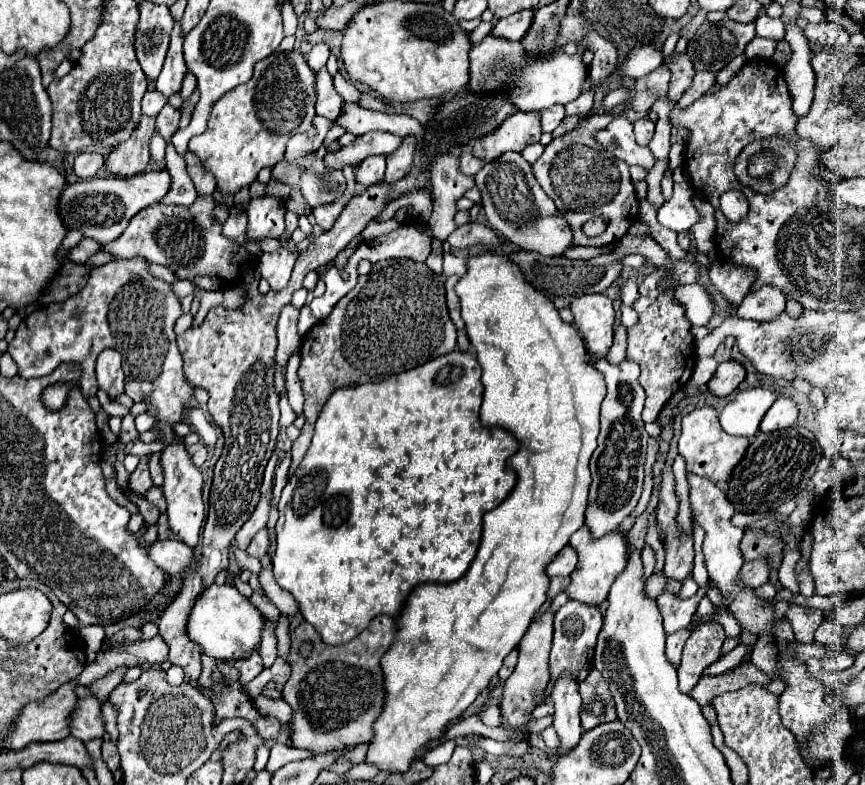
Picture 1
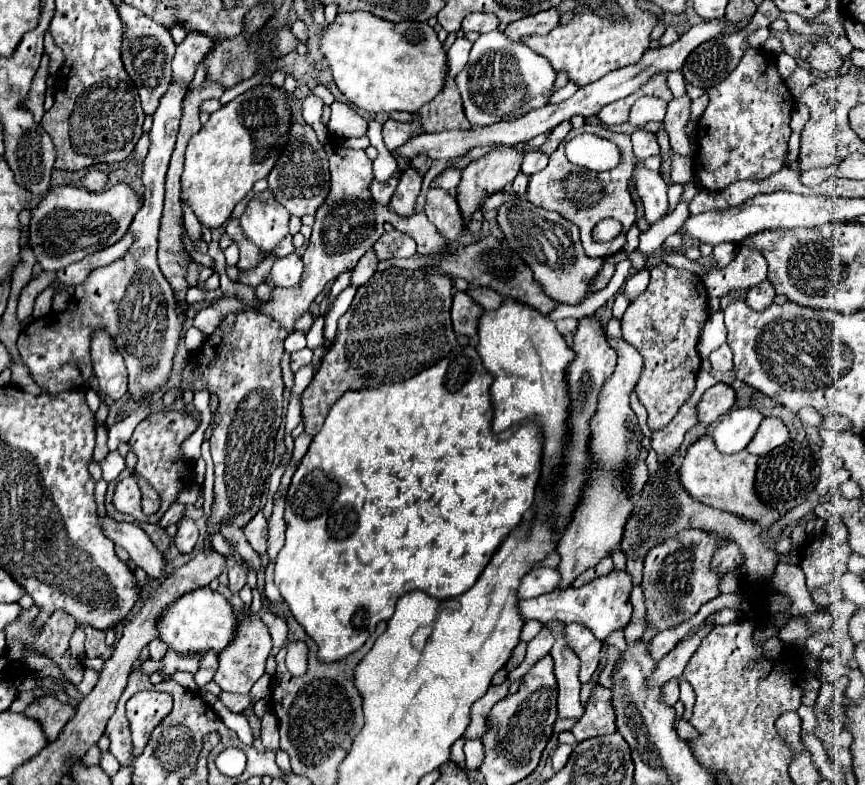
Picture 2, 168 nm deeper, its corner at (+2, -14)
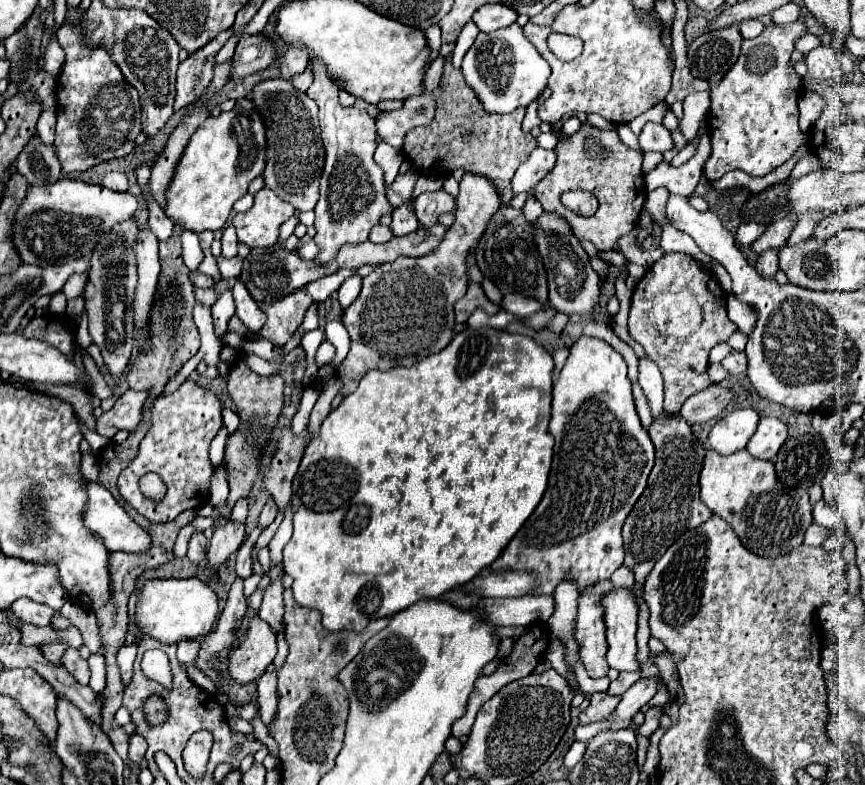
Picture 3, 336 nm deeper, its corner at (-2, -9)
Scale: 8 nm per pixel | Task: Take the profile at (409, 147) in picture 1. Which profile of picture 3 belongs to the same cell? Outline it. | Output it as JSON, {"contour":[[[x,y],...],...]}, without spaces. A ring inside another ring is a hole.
{"contour":[[[410,199],[408,203],[400,205],[394,209],[392,213],[392,223],[390,223],[390,231],[394,237],[402,237],[402,235],[410,235],[418,229],[418,219],[414,215],[414,199]]]}

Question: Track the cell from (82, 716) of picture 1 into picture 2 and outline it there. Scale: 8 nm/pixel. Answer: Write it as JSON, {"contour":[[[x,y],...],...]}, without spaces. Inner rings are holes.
{"contour":[[[42,696],[42,698],[34,700],[24,714],[32,716],[36,720],[42,720],[46,738],[50,742],[54,742],[58,738],[58,734],[62,732],[62,728],[72,720],[74,712],[76,712],[76,708],[70,708],[70,704],[62,704],[52,696]]]}

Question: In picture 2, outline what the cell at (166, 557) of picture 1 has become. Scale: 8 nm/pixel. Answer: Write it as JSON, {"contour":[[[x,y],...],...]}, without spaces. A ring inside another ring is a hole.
{"contour":[[[104,518],[100,524],[102,524],[102,532],[114,544],[120,544],[150,578],[164,576],[168,560],[152,544],[150,536],[140,526],[128,524],[128,522],[116,522],[112,518]]]}

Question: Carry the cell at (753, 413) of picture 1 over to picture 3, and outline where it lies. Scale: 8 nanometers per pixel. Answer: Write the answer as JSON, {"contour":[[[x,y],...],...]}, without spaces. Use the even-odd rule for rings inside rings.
{"contour":[[[734,409],[726,417],[718,419],[708,435],[708,445],[722,455],[736,453],[746,447],[758,425],[758,413],[754,409]]]}

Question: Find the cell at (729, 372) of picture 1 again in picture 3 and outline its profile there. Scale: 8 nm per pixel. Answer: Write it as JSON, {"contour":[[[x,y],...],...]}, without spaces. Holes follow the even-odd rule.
{"contour":[[[710,385],[708,389],[692,395],[680,409],[680,417],[684,417],[690,425],[706,423],[718,417],[726,405],[732,401],[732,391],[724,389],[722,385]]]}

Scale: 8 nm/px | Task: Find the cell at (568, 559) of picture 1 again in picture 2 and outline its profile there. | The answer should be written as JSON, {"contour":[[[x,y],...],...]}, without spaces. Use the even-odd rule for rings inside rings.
{"contour":[[[534,568],[528,572],[518,588],[520,598],[534,598],[540,594],[548,594],[558,588],[558,568]]]}

